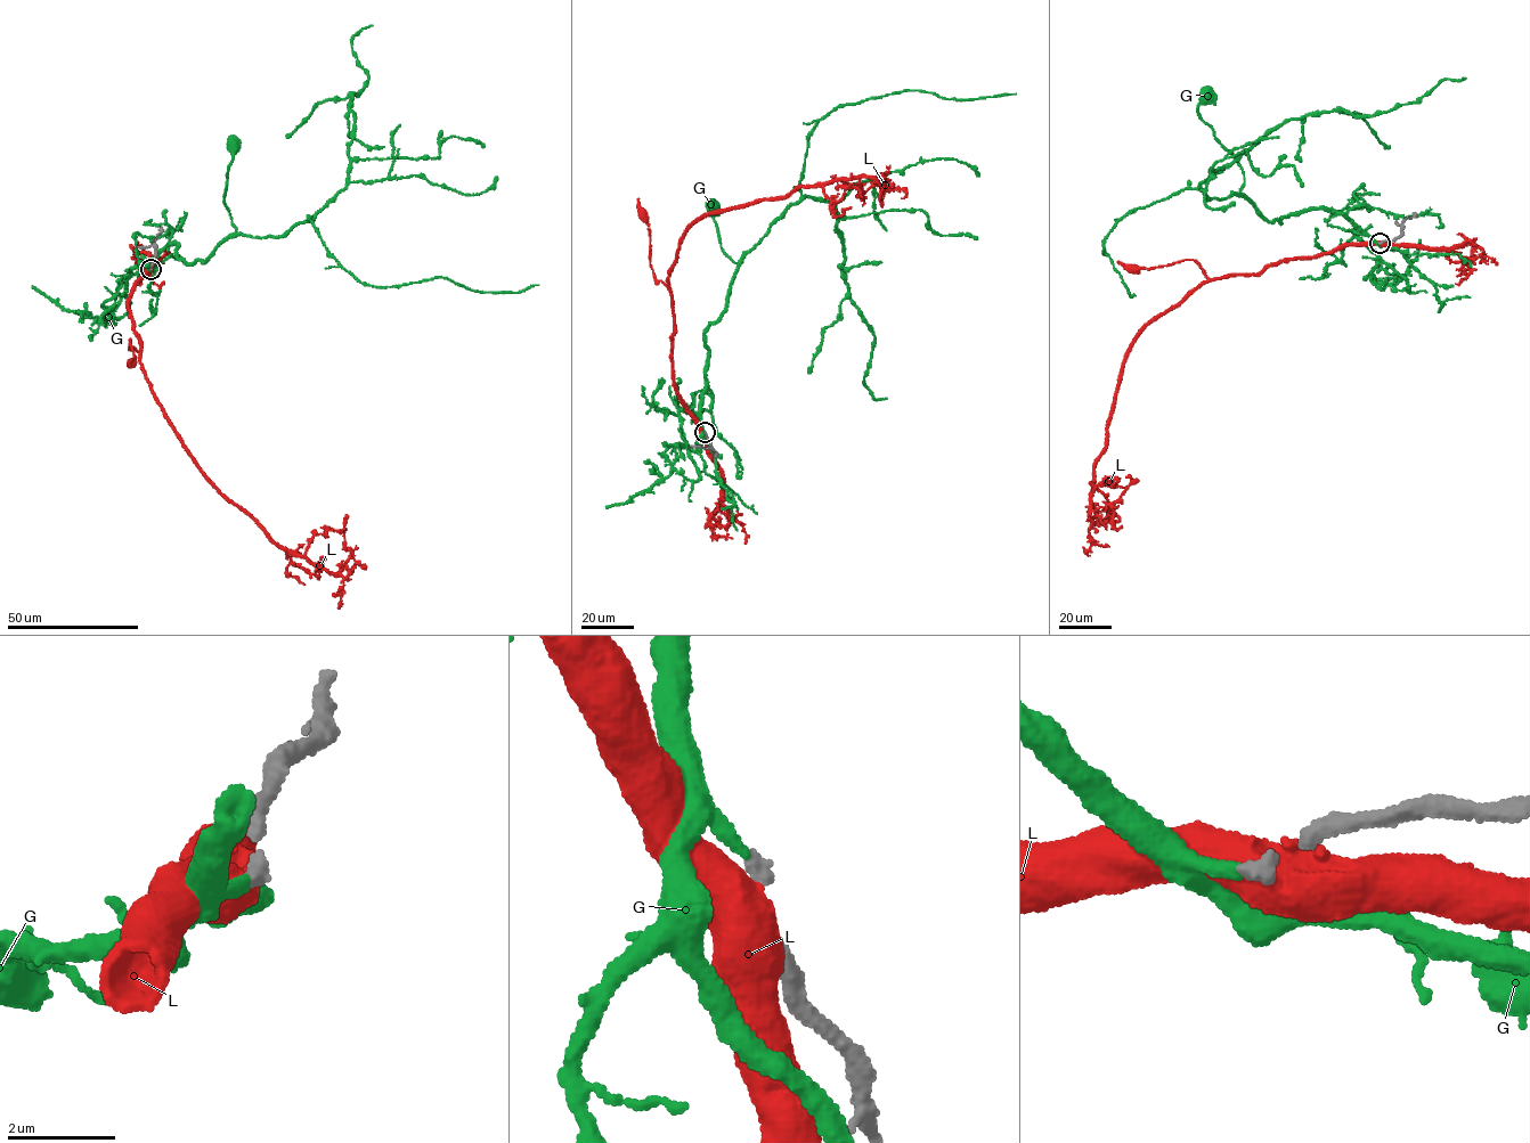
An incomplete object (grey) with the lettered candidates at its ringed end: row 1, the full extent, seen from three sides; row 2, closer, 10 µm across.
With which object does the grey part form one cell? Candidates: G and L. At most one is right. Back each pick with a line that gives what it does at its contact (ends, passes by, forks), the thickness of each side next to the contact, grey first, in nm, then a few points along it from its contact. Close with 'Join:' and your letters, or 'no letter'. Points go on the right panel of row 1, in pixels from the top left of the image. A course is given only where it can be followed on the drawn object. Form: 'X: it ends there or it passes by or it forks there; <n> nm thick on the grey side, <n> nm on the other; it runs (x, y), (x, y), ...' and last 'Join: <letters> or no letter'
G: it ends there; 280 nm thick on the grey side, 280 nm on the other; it runs (1380, 243), (1323, 209), (1268, 221), (1239, 193), (1243, 172), (1197, 112), (1209, 95)
Join: G

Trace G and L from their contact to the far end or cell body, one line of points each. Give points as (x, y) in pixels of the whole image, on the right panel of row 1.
G: (1380, 243), (1323, 209), (1268, 221), (1239, 193), (1243, 172), (1197, 112), (1209, 95)
L: (1381, 244), (1347, 244), (1318, 256), (1282, 260), (1259, 272), (1213, 278), (1209, 278), (1193, 260), (1133, 268)

